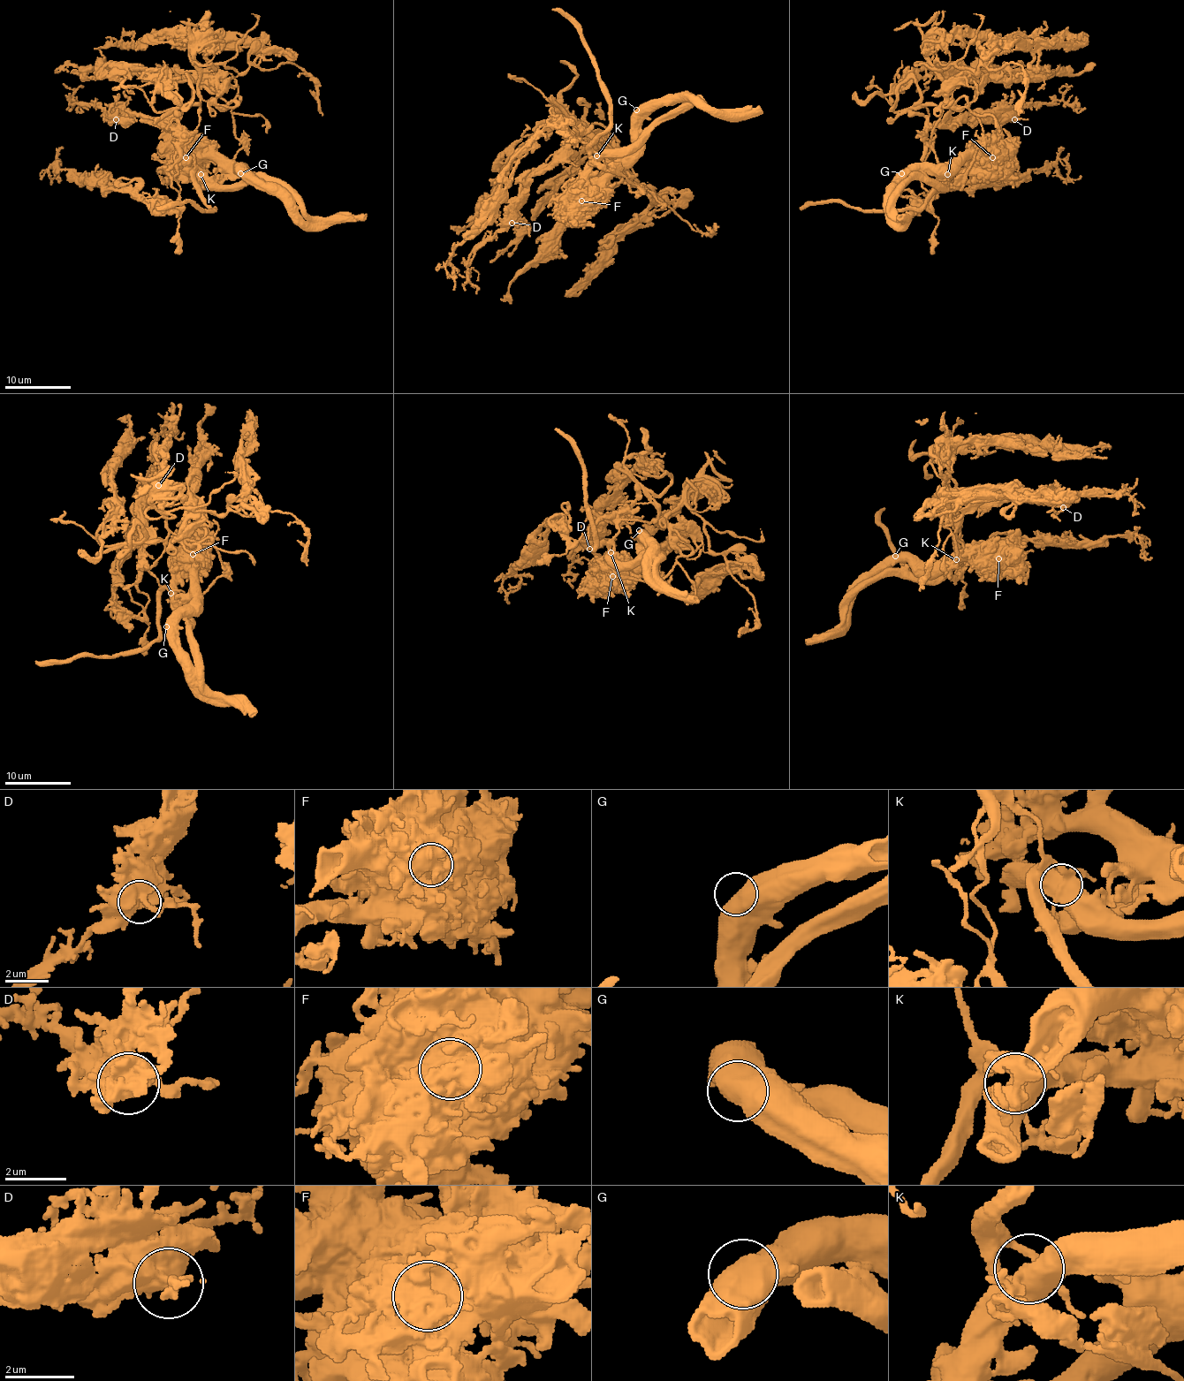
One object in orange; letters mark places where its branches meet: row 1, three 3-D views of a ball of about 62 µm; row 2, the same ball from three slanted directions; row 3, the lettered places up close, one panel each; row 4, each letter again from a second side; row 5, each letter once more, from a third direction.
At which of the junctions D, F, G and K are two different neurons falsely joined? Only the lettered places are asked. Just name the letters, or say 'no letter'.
F, K

